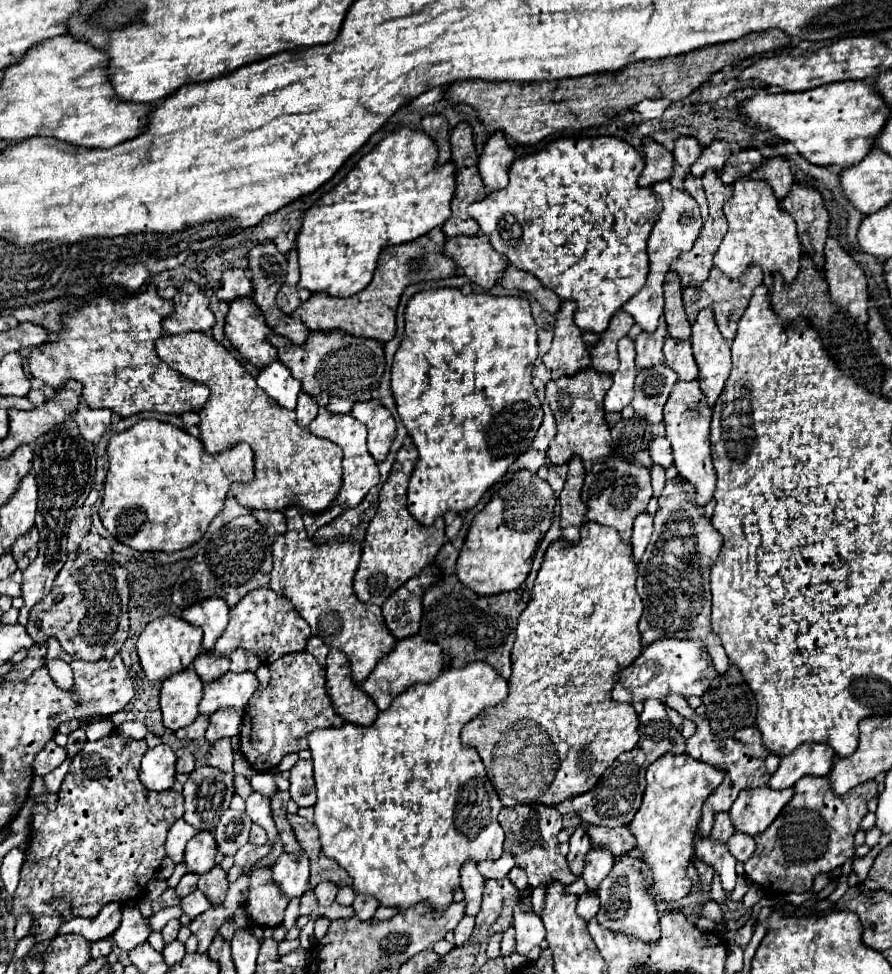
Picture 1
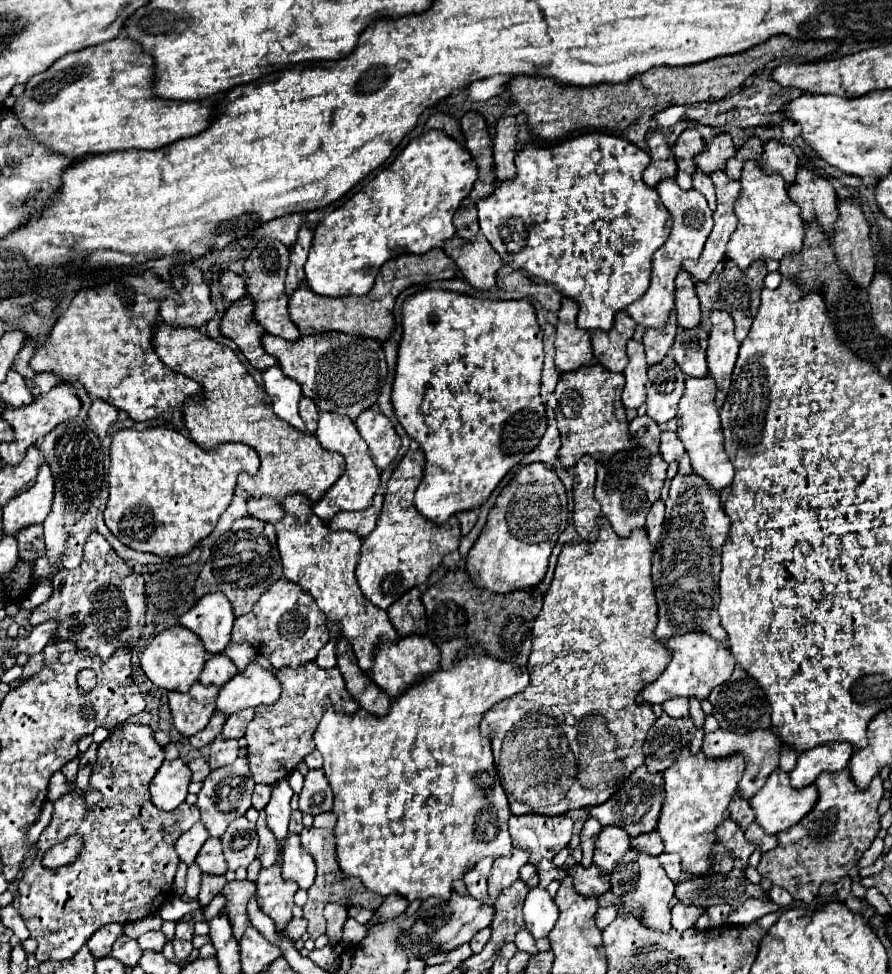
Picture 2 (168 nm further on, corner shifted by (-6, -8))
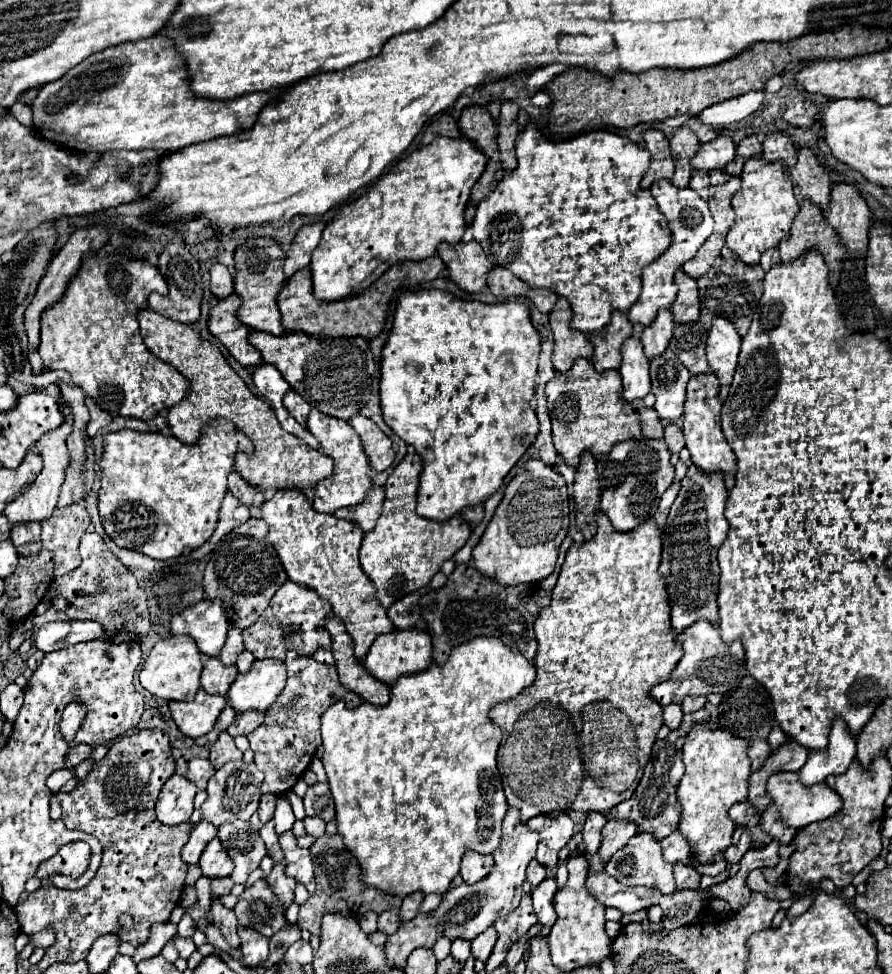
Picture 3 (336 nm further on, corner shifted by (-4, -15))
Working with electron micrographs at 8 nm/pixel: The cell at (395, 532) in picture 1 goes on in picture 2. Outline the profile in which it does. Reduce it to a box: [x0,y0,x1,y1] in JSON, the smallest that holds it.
[356,451,462,609]

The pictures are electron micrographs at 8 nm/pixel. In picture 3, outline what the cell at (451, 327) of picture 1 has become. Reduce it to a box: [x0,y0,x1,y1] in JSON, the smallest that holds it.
[380,290,540,522]

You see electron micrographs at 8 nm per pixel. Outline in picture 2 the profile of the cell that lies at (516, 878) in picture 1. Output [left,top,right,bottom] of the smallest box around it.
[520,863,538,889]

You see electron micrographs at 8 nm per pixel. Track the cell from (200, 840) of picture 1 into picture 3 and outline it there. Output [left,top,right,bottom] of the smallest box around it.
[198,838,234,878]

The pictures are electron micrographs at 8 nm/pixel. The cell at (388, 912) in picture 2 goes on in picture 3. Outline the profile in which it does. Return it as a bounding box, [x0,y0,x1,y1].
[400,892,424,922]

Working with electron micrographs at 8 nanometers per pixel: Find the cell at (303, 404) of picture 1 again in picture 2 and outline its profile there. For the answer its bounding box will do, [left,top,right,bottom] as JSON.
[298,397,318,433]

